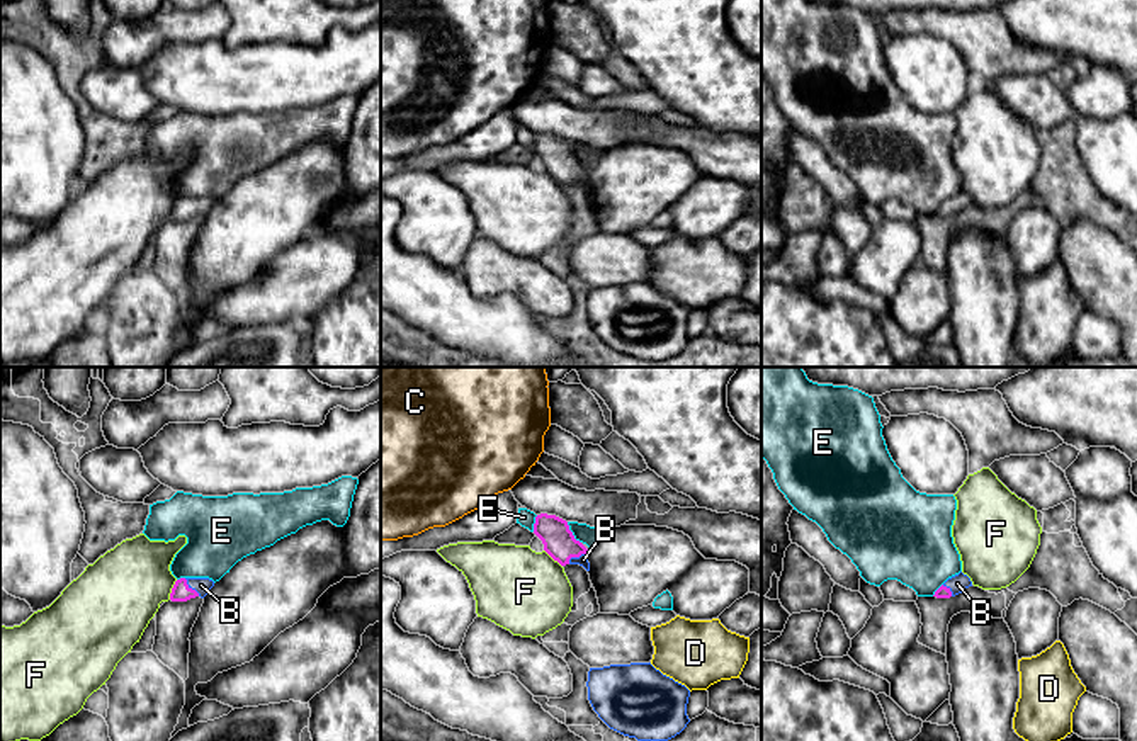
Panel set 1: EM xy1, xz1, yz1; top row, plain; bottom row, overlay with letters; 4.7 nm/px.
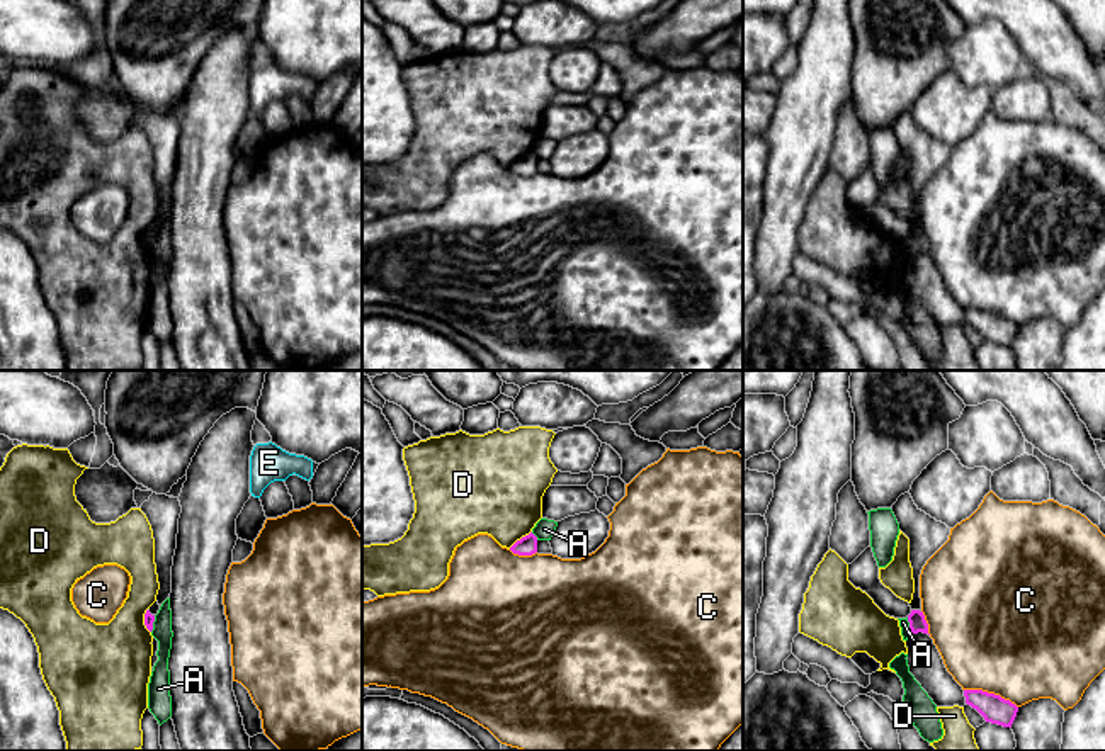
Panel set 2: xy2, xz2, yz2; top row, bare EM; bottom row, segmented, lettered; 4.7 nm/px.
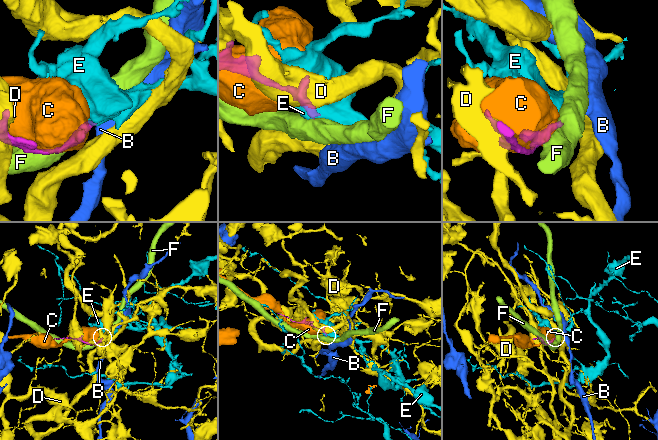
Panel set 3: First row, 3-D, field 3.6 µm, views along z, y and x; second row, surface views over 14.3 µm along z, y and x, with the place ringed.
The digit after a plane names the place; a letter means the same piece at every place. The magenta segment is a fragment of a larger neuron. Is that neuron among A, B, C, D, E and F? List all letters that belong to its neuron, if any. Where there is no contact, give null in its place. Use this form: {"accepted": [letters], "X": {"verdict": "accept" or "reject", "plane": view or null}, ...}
{"accepted": ["B"], "A": {"verdict": "reject", "plane": "yz2"}, "B": {"verdict": "accept", "plane": "xz1"}, "C": {"verdict": "reject", "plane": "yz2"}, "D": {"verdict": "reject", "plane": "xz2"}, "E": {"verdict": "reject", "plane": "xz1"}, "F": {"verdict": "reject", "plane": "xy1"}}

